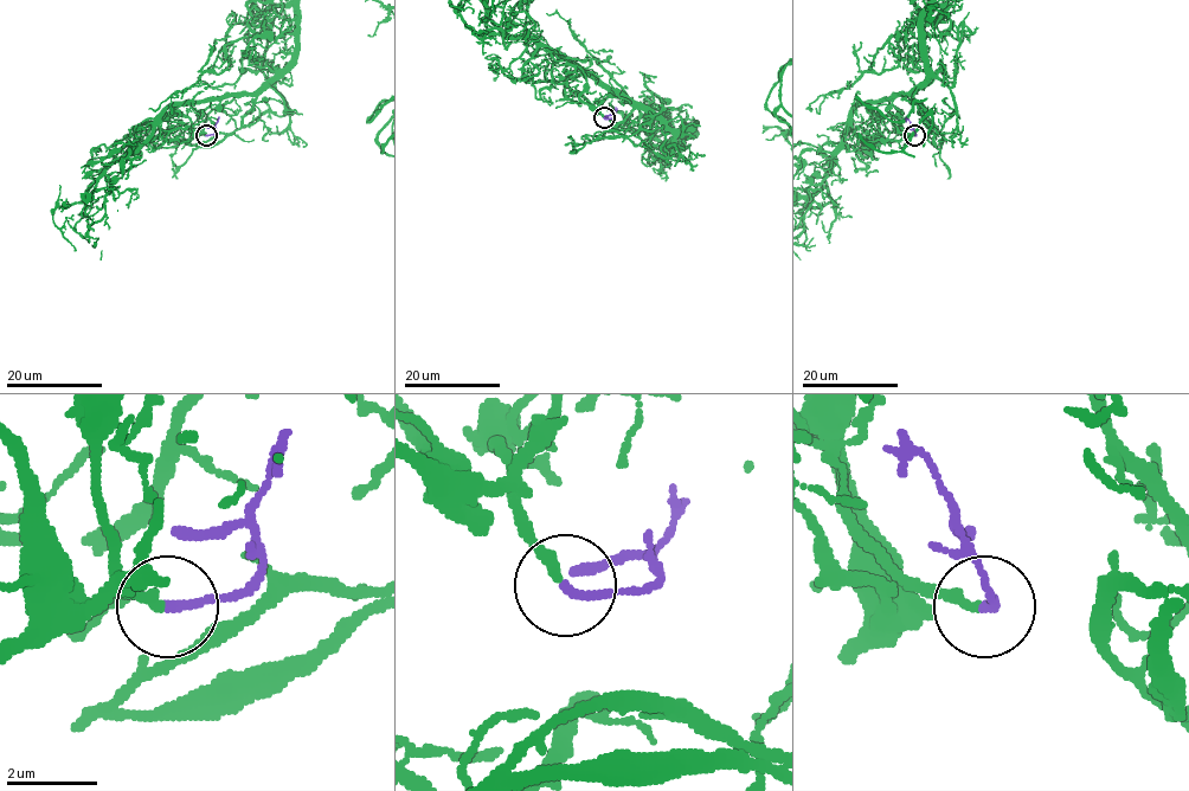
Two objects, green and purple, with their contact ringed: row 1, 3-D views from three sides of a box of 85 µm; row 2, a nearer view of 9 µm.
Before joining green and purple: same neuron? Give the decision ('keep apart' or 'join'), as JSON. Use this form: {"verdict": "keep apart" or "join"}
{"verdict": "join"}

